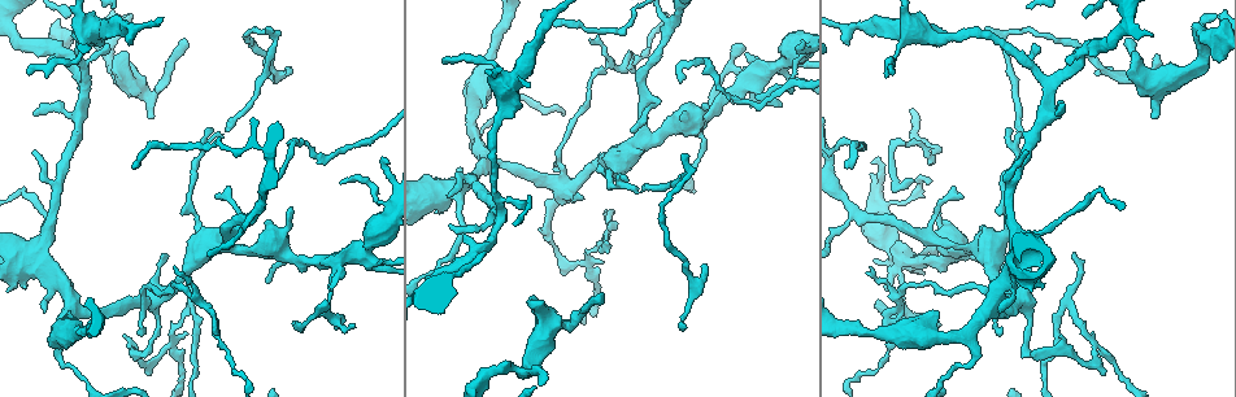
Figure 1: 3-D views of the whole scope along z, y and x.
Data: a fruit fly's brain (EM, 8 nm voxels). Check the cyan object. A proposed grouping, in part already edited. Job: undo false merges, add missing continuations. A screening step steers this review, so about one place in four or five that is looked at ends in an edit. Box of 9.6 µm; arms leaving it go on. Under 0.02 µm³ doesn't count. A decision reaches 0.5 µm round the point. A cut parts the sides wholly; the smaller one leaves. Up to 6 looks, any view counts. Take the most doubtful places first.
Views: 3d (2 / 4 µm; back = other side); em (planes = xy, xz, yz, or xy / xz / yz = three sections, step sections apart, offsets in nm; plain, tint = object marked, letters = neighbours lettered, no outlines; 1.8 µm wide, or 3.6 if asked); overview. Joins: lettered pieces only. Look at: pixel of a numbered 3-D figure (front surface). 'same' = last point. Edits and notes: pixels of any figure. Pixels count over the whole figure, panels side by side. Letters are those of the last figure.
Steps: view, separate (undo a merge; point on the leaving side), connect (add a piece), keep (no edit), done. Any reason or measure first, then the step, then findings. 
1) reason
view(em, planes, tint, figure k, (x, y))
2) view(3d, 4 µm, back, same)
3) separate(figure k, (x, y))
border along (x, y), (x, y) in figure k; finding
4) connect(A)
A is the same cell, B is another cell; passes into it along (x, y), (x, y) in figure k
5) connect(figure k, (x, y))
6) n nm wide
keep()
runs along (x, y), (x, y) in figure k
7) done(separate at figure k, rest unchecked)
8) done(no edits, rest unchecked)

view(3d, 4 µm, figure 1, (187, 42))

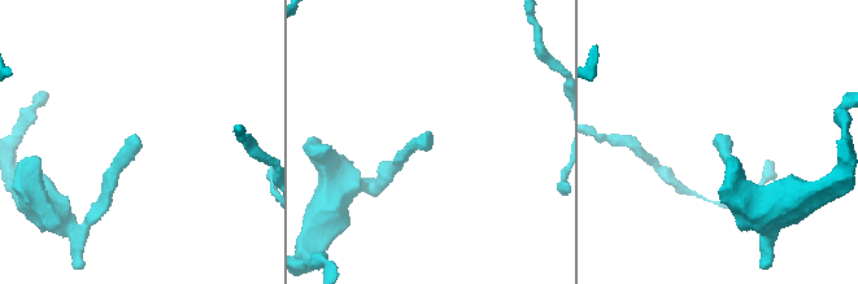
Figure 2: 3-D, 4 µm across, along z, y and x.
view(em, 3.6 µm, planes, letters, figure 2, (430, 135))

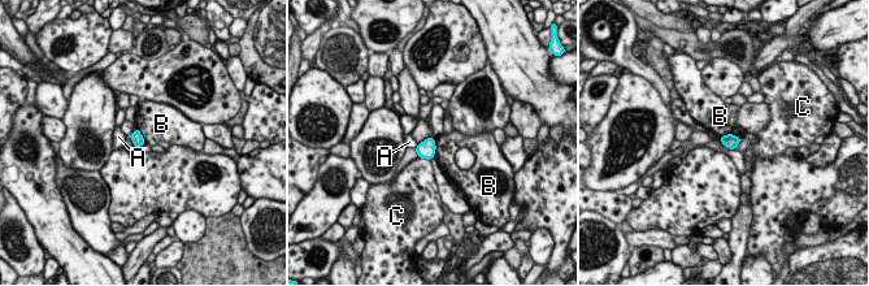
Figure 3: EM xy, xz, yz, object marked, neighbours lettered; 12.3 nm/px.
keep()
A, B and C are other cells; none of them fits

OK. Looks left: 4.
view(em, xz, step 4, letters, figure 1, (904, 201))

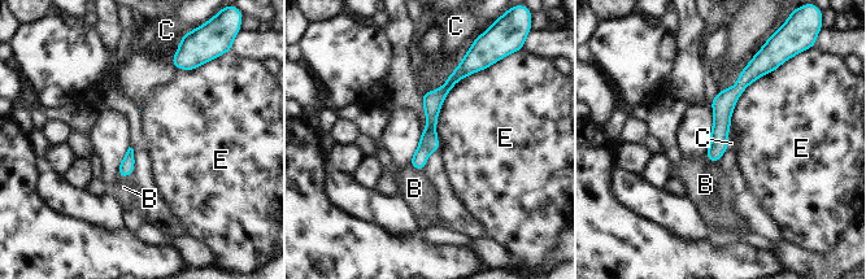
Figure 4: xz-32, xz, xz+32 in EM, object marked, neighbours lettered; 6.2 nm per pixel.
keep()
B, C and E are other cells; border along (481, 69), (448, 92), (439, 149) in figure 4; continuous, no second neuron

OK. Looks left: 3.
free end
view(em, yz, step 8, letters, figure 1, (290, 206))

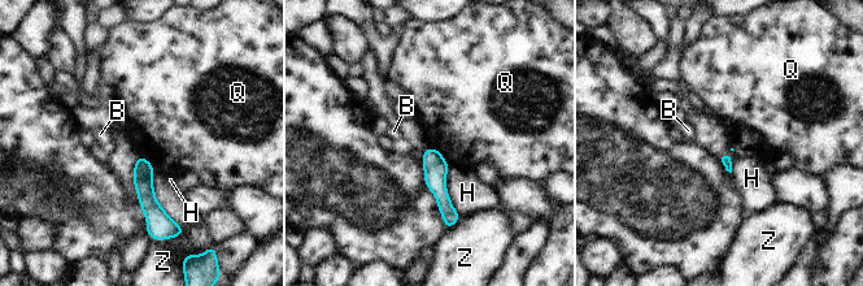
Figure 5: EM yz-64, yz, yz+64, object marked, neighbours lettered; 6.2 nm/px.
keep()
B, H, Q and Z are other cells; runs along (430, 151), (449, 219) in figure 5; no lettered piece goes on from it

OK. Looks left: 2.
done(no edits, rest unchecked)

